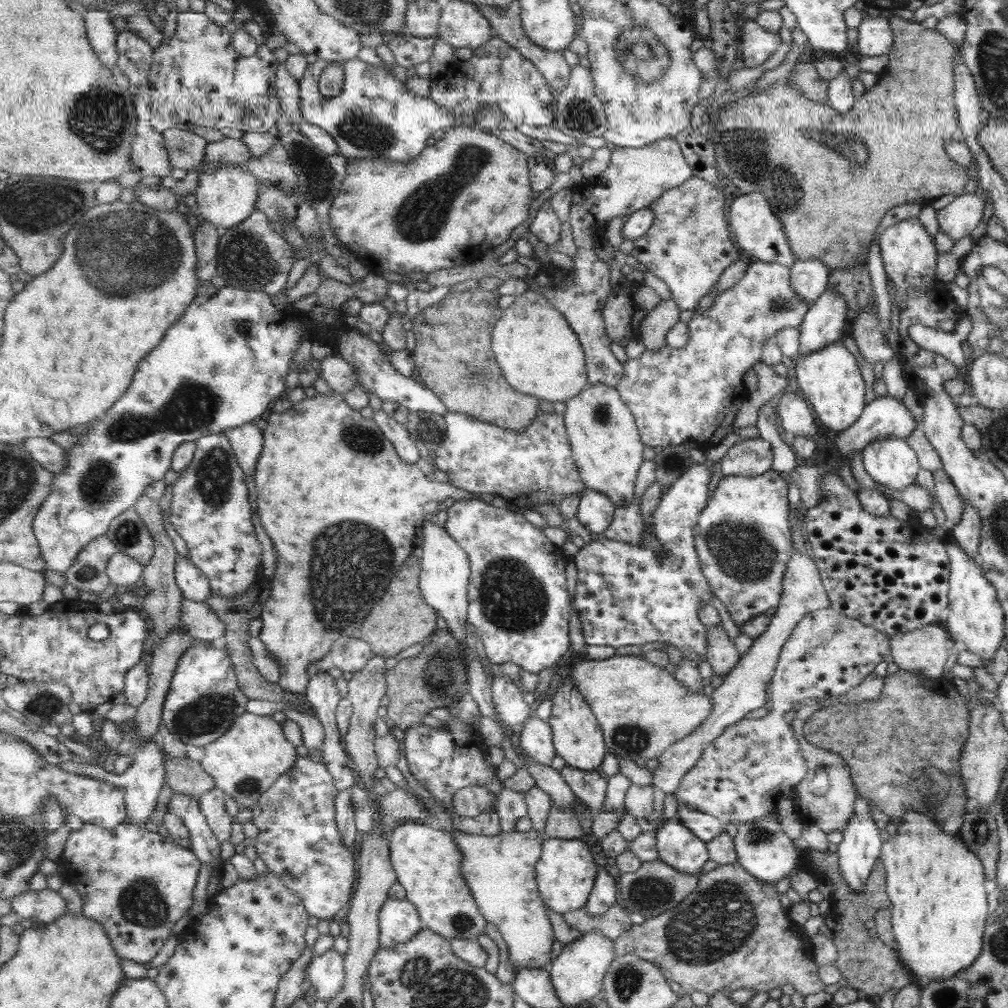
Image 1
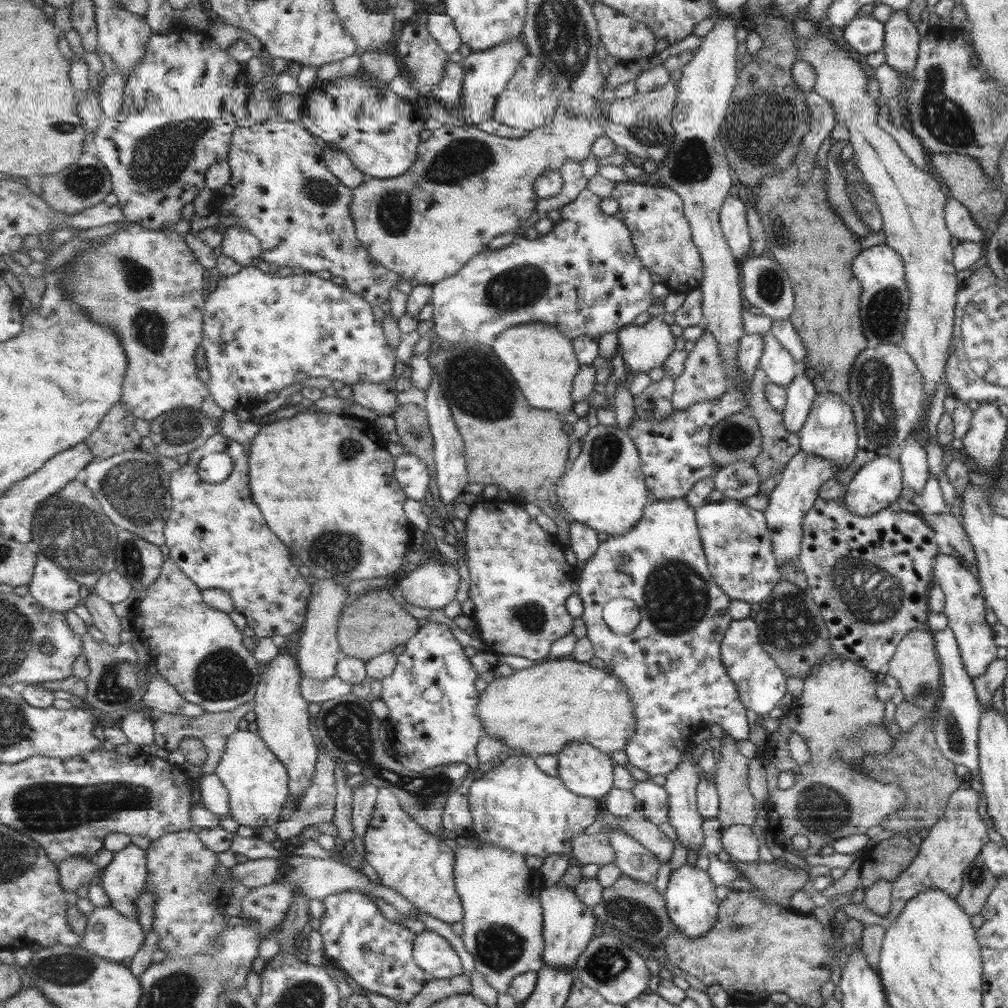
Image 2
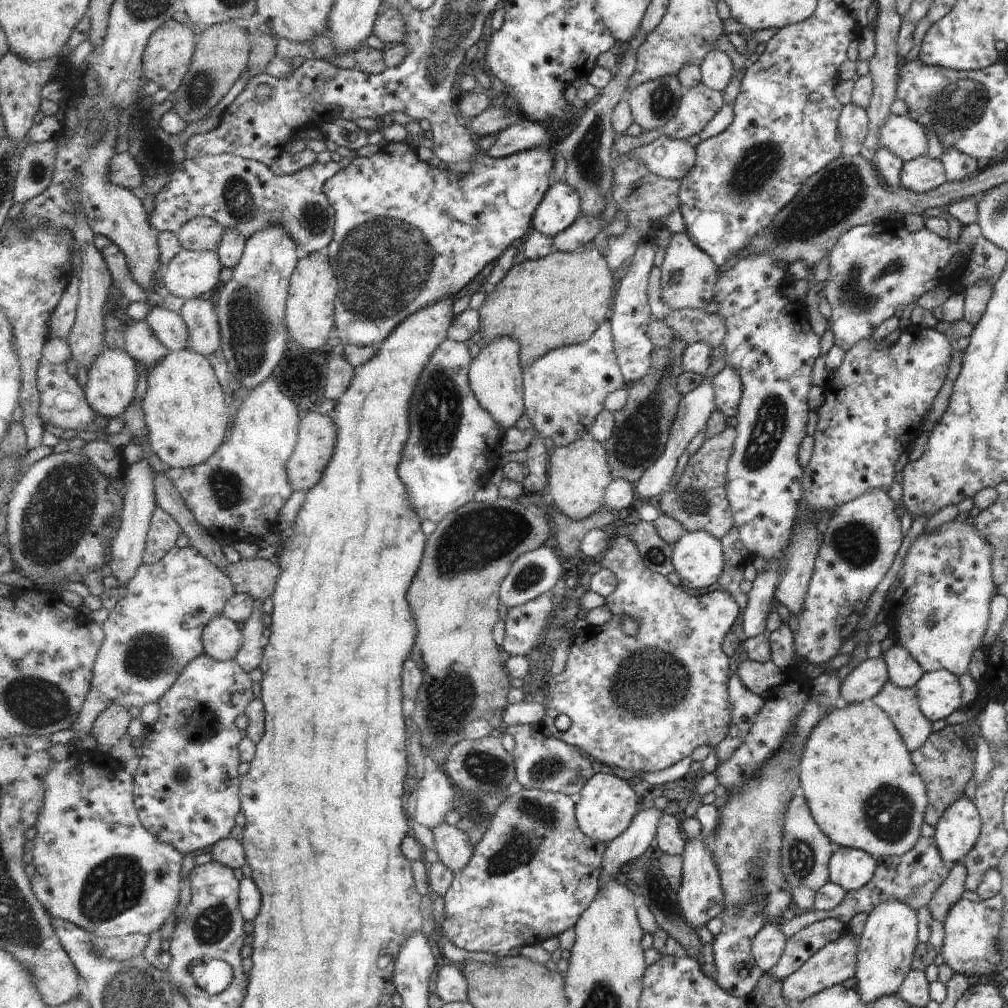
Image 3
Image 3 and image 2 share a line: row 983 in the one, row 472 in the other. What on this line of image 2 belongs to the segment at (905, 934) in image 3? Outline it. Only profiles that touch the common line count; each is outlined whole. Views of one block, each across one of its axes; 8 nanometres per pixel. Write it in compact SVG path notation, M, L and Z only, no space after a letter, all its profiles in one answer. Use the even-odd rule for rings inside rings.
M878 457L865 462L856 471L840 500L852 514L866 518L887 508L897 499L901 489L901 464L898 460Z

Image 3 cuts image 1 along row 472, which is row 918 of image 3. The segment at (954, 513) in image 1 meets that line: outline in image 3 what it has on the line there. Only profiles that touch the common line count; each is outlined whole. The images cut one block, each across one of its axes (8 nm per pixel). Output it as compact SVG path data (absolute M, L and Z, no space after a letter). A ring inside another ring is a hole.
M962 862L954 863L948 866L949 874L947 878L933 892L933 896L927 902L927 910L929 914L943 923L943 918L947 914L947 910L951 908L964 891L964 881L966 878L966 869Z

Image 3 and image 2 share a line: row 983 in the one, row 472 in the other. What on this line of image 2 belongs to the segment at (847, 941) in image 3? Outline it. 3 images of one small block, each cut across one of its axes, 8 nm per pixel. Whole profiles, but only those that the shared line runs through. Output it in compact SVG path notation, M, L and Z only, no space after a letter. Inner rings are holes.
M803 450L798 451L787 462L784 470L780 473L781 478L779 478L778 484L768 494L769 503L767 508L762 511L765 523L768 525L771 545L773 545L771 551L773 551L777 568L781 567L783 563L796 560L802 539L800 525L802 524L803 516L818 498L817 492L823 485L823 482L837 478L839 473L840 466L836 466L836 462L830 462L830 460L808 454Z

